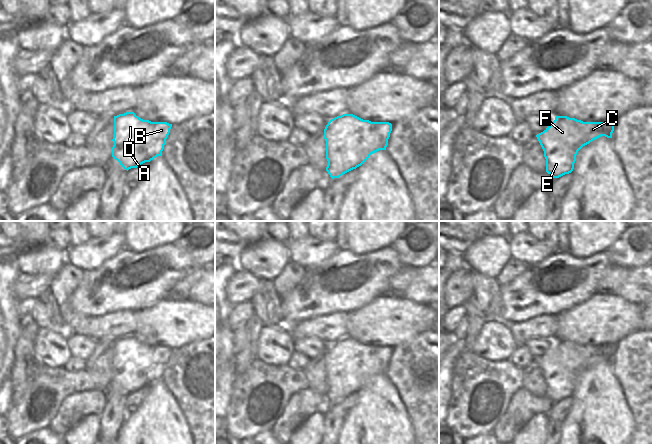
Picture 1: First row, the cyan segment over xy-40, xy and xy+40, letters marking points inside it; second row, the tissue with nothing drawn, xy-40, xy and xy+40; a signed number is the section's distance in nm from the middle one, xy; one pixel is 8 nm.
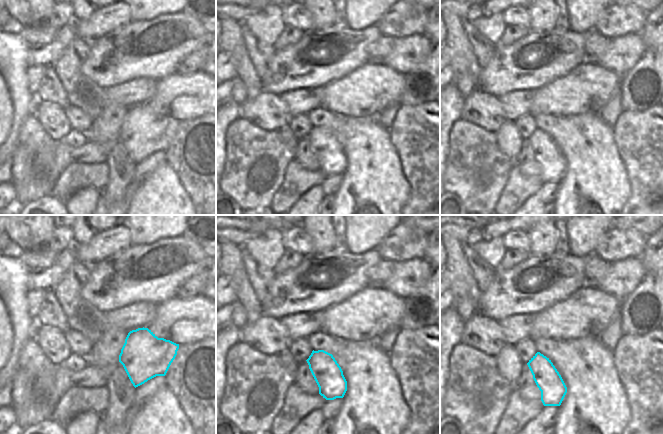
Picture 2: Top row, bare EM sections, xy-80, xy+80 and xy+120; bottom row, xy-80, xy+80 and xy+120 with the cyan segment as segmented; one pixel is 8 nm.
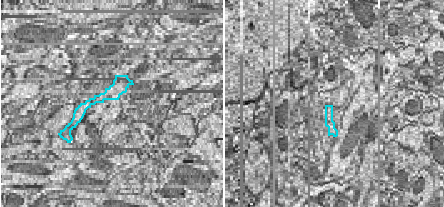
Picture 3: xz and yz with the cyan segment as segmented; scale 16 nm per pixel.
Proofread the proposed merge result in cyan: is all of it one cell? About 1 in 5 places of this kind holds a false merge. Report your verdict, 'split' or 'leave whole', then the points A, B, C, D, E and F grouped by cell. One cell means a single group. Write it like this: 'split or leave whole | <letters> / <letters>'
leave whole | A B C D E F

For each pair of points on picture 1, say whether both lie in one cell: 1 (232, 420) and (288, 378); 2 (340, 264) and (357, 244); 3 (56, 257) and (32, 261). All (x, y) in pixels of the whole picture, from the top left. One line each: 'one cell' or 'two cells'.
1: one cell
2: two cells
3: one cell

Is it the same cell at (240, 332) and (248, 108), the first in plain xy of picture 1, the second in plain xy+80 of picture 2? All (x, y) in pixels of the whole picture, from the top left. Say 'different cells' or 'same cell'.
different cells

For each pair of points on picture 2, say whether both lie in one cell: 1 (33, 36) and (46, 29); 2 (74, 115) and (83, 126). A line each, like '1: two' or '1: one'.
1: one
2: one

